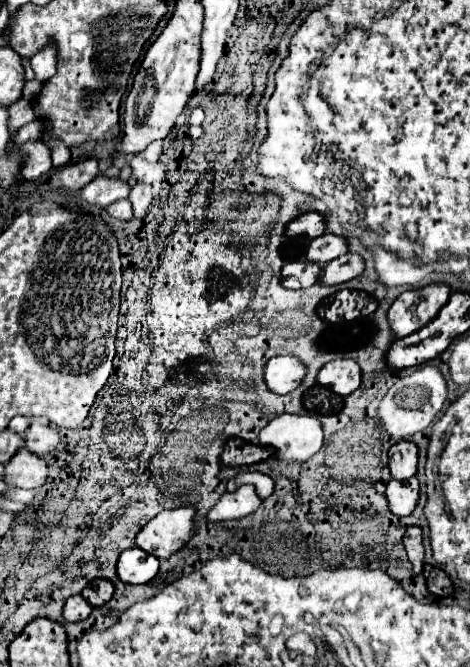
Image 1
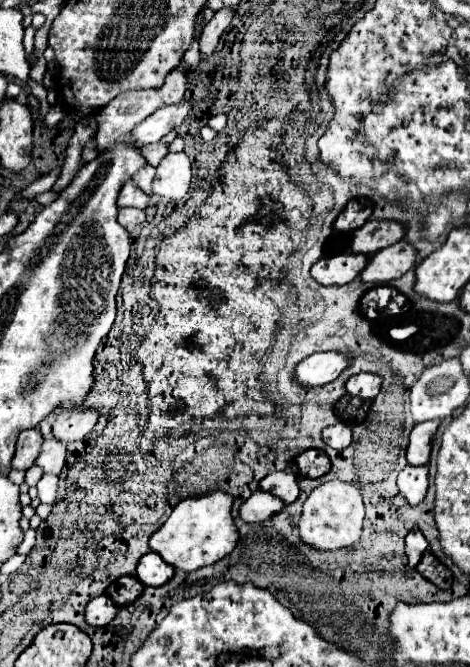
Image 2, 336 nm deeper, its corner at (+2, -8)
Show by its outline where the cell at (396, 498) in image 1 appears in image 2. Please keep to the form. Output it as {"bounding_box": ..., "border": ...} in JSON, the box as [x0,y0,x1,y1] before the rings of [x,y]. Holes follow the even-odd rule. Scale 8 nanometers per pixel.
{"bounding_box":[398,466,428,506],"border":[[[406,466],[398,474],[398,490],[410,506],[418,506],[428,488],[428,468],[426,466]]]}

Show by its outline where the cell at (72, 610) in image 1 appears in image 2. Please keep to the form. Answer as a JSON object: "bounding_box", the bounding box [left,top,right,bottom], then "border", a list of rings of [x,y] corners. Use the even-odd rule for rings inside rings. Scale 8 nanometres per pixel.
{"bounding_box":[86,596,118,626],"border":[[[96,596],[86,606],[86,622],[90,626],[106,626],[114,616],[118,608],[108,596]]]}

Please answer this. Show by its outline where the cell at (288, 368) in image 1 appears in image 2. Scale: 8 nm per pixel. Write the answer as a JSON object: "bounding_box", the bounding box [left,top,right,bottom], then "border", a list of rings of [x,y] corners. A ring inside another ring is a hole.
{"bounding_box":[292,352,348,388],"border":[[[318,352],[300,360],[292,372],[292,380],[298,386],[314,388],[324,386],[338,378],[338,374],[348,366],[348,358],[340,352]]]}

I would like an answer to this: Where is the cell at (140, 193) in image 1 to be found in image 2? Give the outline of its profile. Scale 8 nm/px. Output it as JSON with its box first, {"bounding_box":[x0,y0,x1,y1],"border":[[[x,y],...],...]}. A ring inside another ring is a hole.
{"bounding_box":[132,166,156,196],"border":[[[144,166],[140,172],[136,172],[136,174],[132,176],[132,182],[134,182],[140,190],[144,190],[148,196],[152,196],[152,180],[154,180],[154,174],[156,174],[156,170],[154,170],[152,166]]]}

